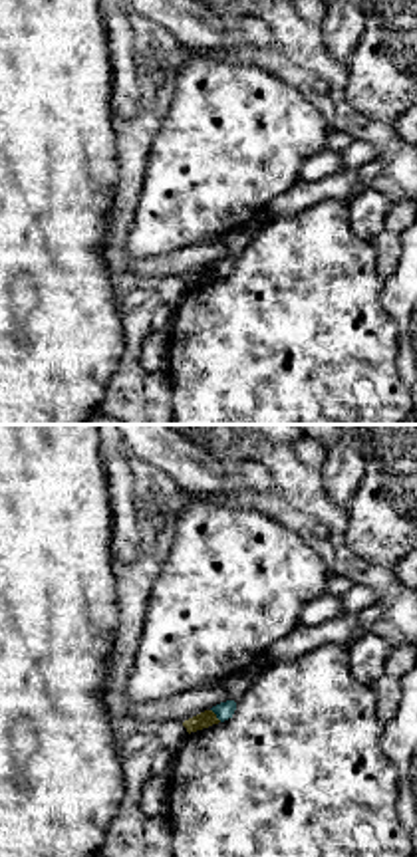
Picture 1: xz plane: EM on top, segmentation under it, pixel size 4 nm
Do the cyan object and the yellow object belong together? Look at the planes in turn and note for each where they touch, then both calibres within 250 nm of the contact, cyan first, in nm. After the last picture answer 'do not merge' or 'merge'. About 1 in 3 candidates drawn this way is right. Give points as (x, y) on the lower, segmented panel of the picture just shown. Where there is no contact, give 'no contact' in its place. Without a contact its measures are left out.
contact (215, 713); calibres 70 and 70 nm

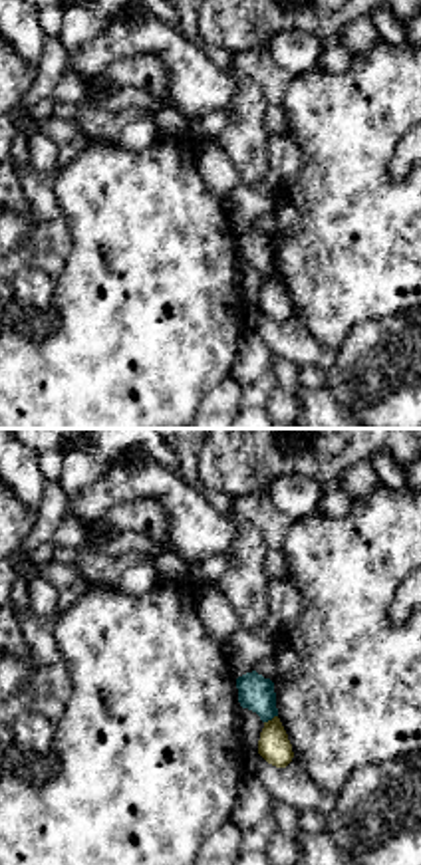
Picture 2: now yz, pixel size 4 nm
contact (271, 719); calibres 140 and 130 nm

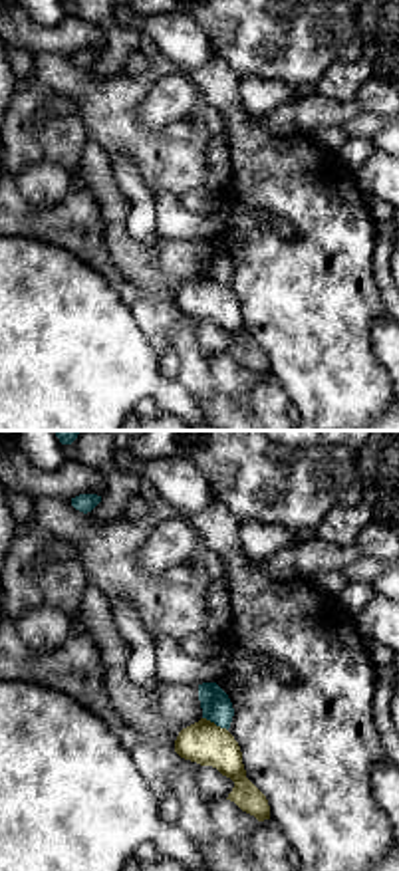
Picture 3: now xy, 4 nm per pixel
contact (215, 723); calibres 120 and 170 nm

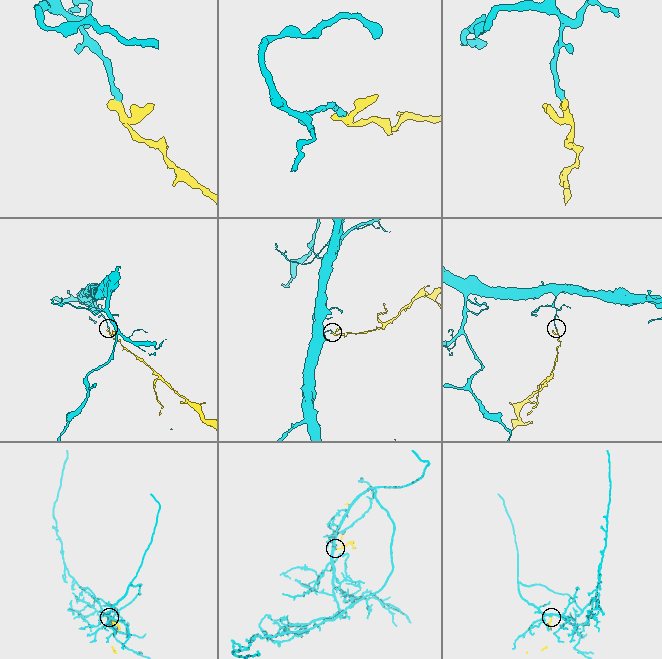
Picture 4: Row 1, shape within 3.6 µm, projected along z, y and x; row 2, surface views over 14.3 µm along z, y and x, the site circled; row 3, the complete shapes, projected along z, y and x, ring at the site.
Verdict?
do not merge

